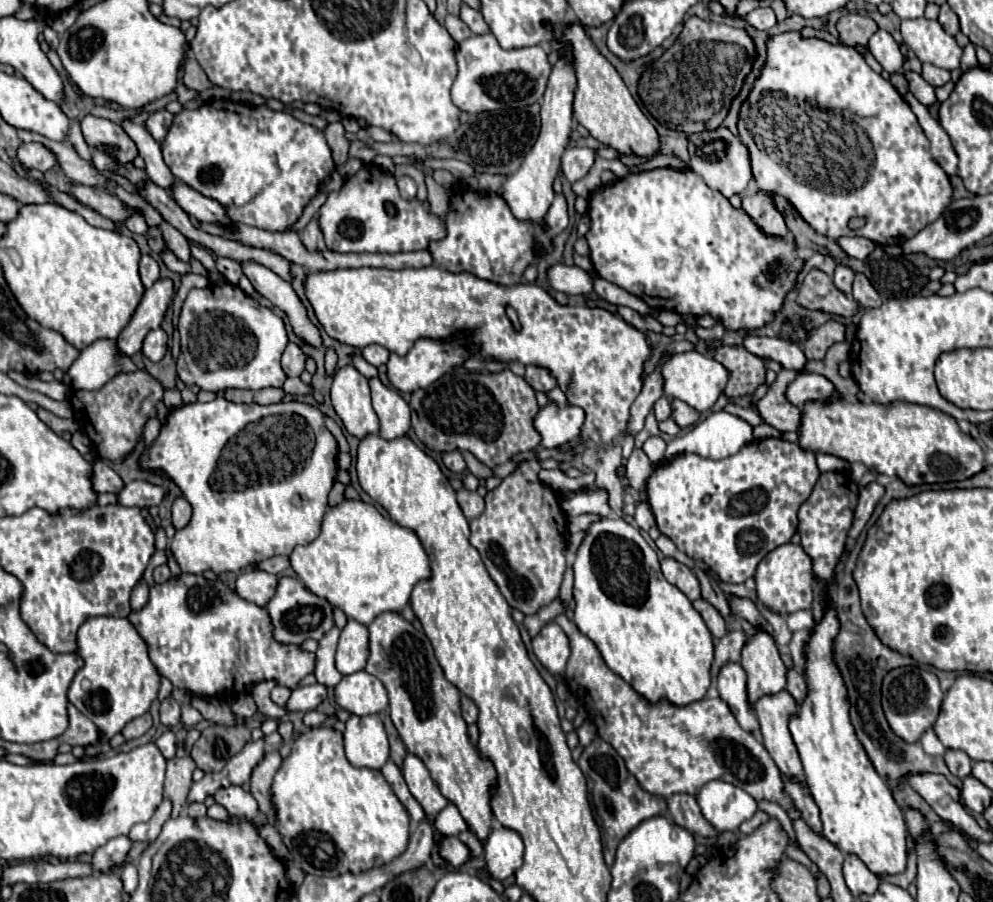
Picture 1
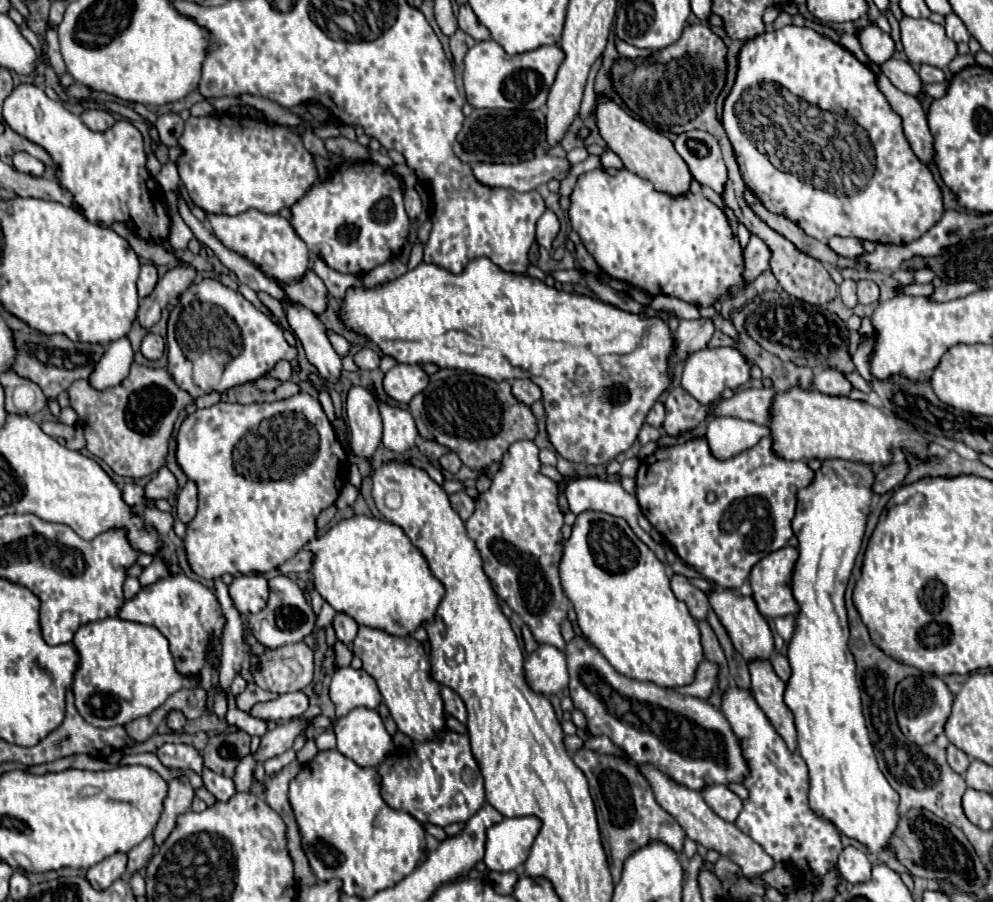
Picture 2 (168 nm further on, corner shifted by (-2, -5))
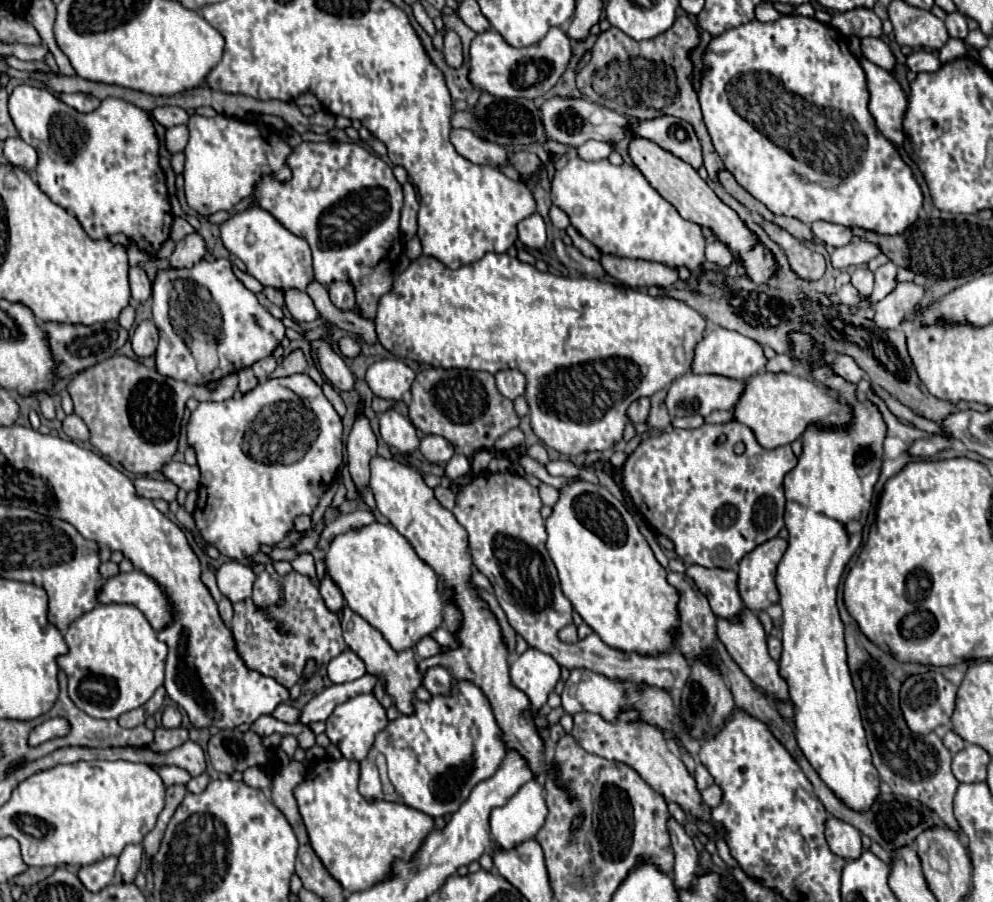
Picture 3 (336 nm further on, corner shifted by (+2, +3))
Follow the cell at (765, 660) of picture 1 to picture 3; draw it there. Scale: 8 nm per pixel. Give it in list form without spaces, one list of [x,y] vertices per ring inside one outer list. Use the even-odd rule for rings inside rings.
[[[692,564],[686,568],[686,576],[690,576],[694,584],[700,588],[700,592],[704,592],[716,616],[734,620],[738,612],[744,608],[736,588],[738,574],[734,570],[704,568],[704,566]]]

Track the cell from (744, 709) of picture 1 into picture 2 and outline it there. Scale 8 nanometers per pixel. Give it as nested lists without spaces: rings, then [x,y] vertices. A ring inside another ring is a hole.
[[[734,684],[728,686],[720,710],[744,744],[744,756],[750,764],[750,774],[744,780],[750,798],[744,802],[736,826],[758,842],[776,862],[792,862],[804,872],[824,876],[836,864],[842,842],[832,824],[824,824],[808,806],[808,770],[804,760],[786,748],[750,690],[736,688]]]

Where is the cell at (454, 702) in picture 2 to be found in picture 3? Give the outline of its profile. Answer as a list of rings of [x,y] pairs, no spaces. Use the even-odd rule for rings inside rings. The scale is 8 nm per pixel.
[[[432,666],[424,672],[422,684],[430,694],[444,694],[450,688],[450,672],[444,666]]]

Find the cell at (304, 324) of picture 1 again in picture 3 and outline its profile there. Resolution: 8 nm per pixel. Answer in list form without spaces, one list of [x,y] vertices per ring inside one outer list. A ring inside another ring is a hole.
[[[316,340],[312,342],[314,350],[318,352],[318,360],[320,360],[320,370],[324,374],[324,378],[336,388],[336,390],[342,390],[342,392],[348,392],[352,390],[354,386],[354,376],[350,372],[350,368],[346,366],[346,362],[342,360],[340,354],[332,352],[330,344],[322,342],[322,340]]]

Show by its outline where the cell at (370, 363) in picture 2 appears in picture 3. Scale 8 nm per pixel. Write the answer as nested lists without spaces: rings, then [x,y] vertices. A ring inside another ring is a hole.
[[[350,336],[340,338],[340,340],[338,340],[338,348],[340,348],[340,352],[342,352],[344,356],[348,356],[348,358],[354,358],[354,356],[360,354],[358,342],[356,342],[354,338],[350,338]]]

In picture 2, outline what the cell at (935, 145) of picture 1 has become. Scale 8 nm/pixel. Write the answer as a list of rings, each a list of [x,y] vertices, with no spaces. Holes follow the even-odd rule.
[[[876,70],[876,76],[878,76],[878,86],[884,92],[884,96],[888,98],[892,110],[902,116],[904,134],[906,134],[908,142],[912,144],[912,150],[924,164],[934,164],[934,156],[936,156],[934,136],[928,128],[928,118],[926,118],[926,112],[922,110],[920,102],[914,96],[900,92],[882,72]]]

